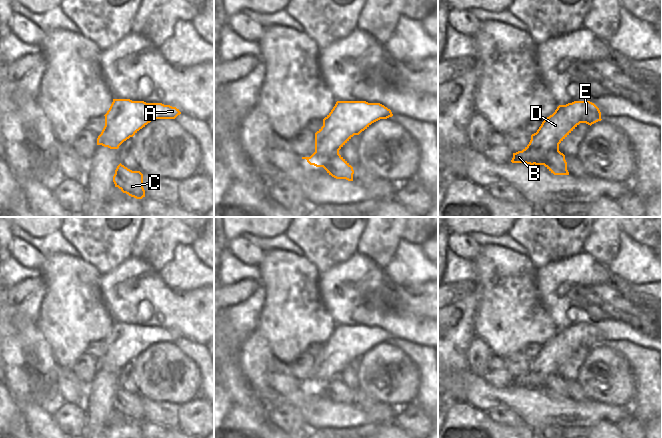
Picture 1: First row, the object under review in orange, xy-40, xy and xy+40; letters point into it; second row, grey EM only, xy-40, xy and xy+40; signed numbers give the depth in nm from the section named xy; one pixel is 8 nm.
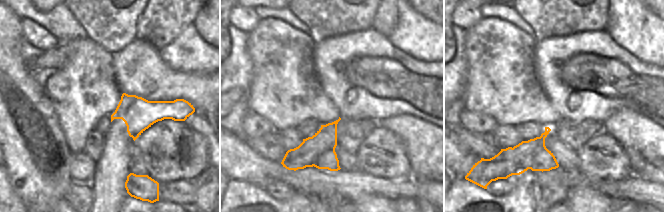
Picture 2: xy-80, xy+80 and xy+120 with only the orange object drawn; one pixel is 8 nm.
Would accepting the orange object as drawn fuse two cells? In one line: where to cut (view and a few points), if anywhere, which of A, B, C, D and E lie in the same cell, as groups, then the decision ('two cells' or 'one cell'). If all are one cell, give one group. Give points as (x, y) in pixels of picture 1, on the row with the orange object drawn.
cut in xy+40 along (558, 150), (553, 150), (543, 160), (542, 164); A B D E / C; two cells

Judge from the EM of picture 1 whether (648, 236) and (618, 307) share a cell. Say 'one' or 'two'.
two

